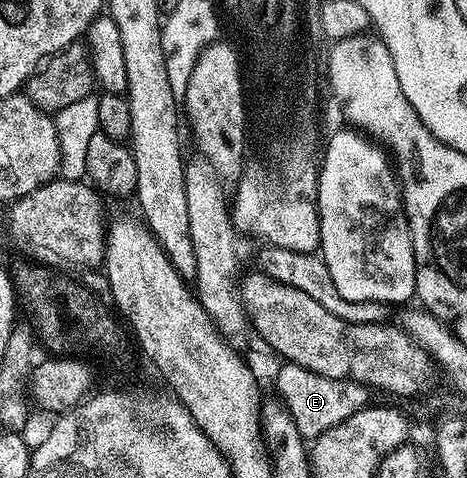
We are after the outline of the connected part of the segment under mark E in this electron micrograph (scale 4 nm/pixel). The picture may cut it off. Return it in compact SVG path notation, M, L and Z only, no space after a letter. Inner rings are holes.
M286 362L277 371L276 394L280 396L294 418L295 427L305 441L318 439L327 429L347 421L355 413L370 406L370 388L350 379L332 379L315 373L299 363Z

